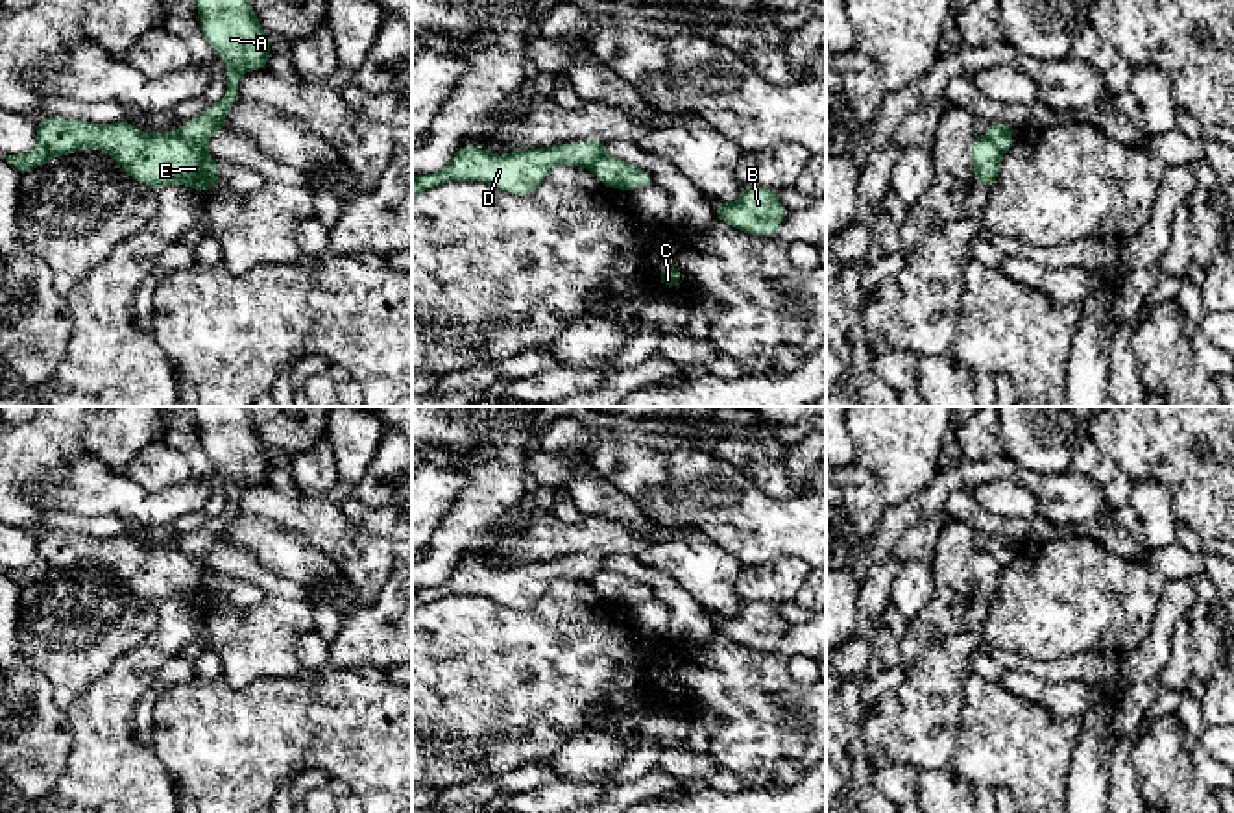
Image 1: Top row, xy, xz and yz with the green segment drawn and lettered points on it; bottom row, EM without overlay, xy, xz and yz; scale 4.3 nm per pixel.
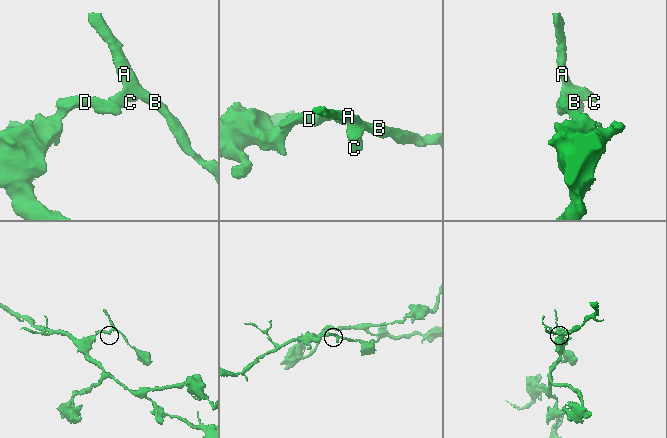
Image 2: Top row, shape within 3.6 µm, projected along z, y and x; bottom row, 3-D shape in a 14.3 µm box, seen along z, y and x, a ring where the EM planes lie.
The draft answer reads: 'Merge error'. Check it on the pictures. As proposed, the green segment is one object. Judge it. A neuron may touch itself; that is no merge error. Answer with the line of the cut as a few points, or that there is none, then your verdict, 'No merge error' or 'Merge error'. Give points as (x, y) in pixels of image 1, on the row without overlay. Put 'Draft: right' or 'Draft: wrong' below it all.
Split along xy (178, 546), (187, 557), (205, 568). Merge error
Draft: right

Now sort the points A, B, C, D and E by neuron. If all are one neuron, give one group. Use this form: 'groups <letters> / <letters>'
groups A B C / D E

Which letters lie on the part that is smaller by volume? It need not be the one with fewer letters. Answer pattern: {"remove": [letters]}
{"remove": ["A", "B", "C"]}

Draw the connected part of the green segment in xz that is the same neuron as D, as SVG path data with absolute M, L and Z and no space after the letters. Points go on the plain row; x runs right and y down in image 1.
M591 552L495 569L486 562L462 558L443 584L412 593L412 612L451 595L480 595L515 610L530 610L556 578L591 582L606 571L606 560L608 554Z

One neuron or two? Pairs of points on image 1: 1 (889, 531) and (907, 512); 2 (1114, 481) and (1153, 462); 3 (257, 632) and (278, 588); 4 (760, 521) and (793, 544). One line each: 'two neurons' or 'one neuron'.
1: one neuron
2: two neurons
3: two neurons
4: one neuron

